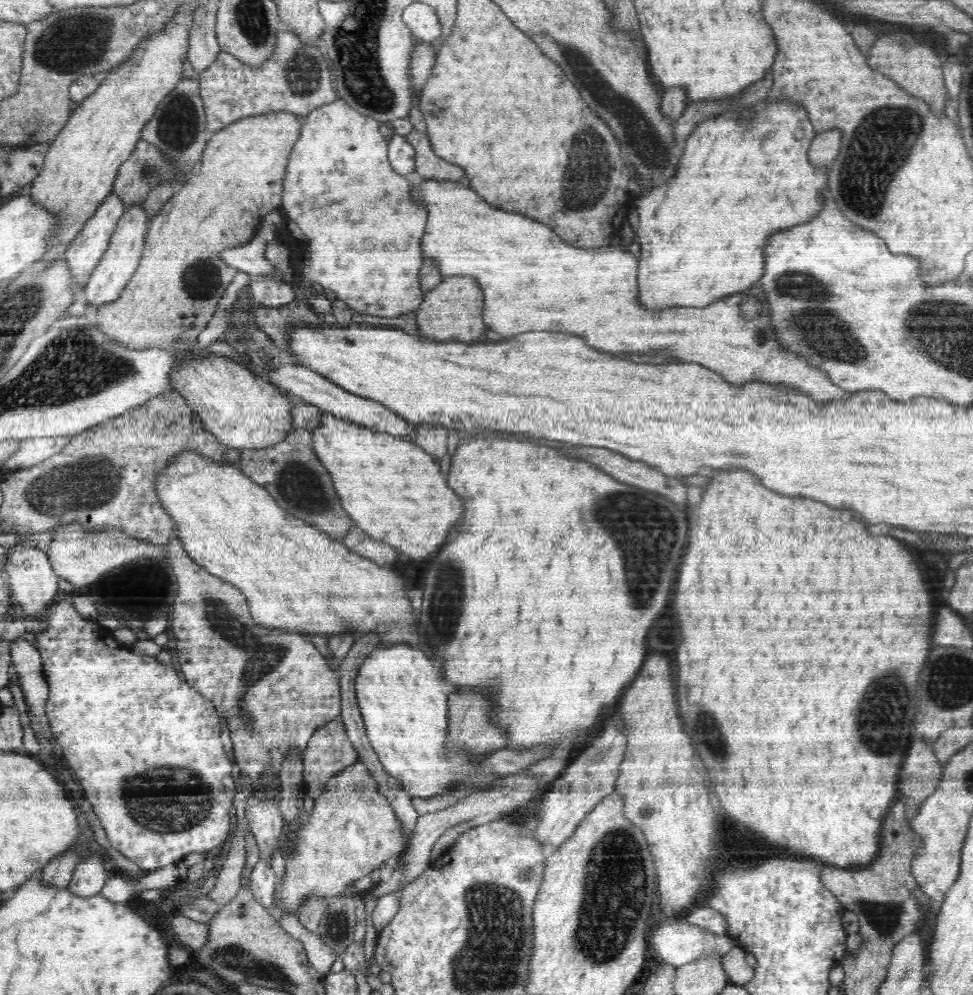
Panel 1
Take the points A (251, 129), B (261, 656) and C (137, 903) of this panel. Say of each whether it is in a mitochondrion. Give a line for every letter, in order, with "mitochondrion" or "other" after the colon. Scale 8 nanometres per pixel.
A: other
B: mitochondrion
C: other

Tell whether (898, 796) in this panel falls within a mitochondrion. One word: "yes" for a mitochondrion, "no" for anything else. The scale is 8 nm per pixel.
no

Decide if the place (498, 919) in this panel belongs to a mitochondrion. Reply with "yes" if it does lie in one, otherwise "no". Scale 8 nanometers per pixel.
yes

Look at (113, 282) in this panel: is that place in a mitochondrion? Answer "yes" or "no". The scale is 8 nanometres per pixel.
no

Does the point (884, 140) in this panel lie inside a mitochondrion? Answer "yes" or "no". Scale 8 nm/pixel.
yes

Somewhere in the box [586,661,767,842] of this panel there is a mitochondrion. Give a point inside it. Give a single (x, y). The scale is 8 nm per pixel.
(700, 719)

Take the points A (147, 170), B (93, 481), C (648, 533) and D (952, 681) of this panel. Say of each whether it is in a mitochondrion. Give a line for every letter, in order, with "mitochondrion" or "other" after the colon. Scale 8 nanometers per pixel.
A: mitochondrion
B: mitochondrion
C: mitochondrion
D: mitochondrion

